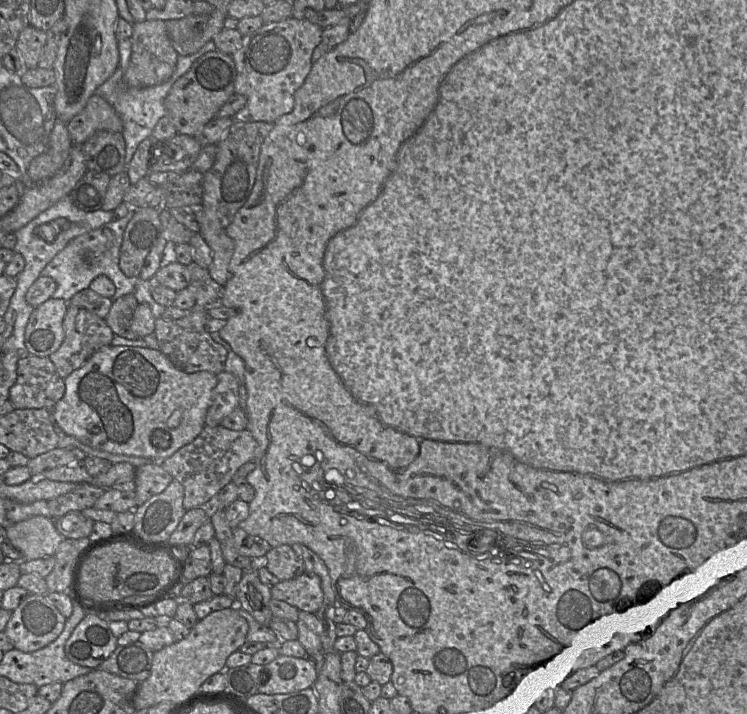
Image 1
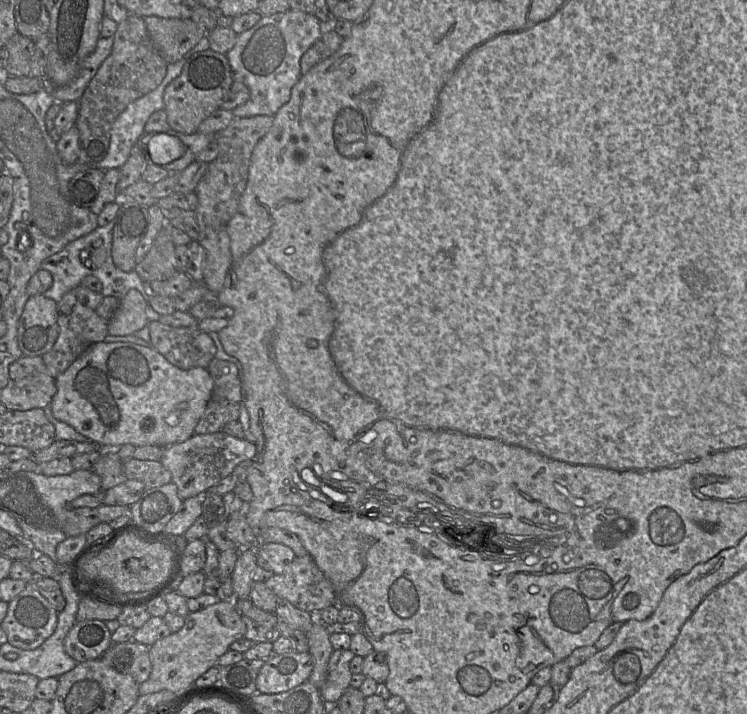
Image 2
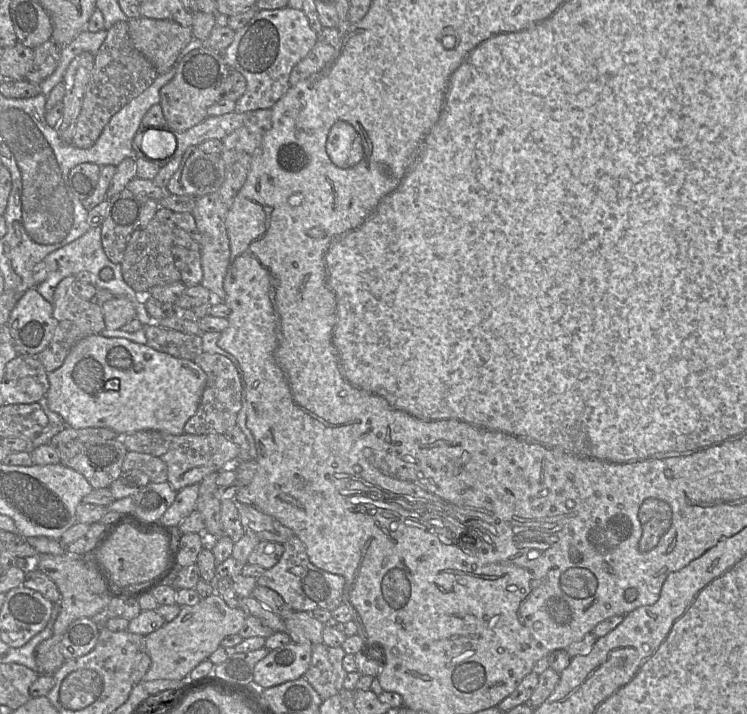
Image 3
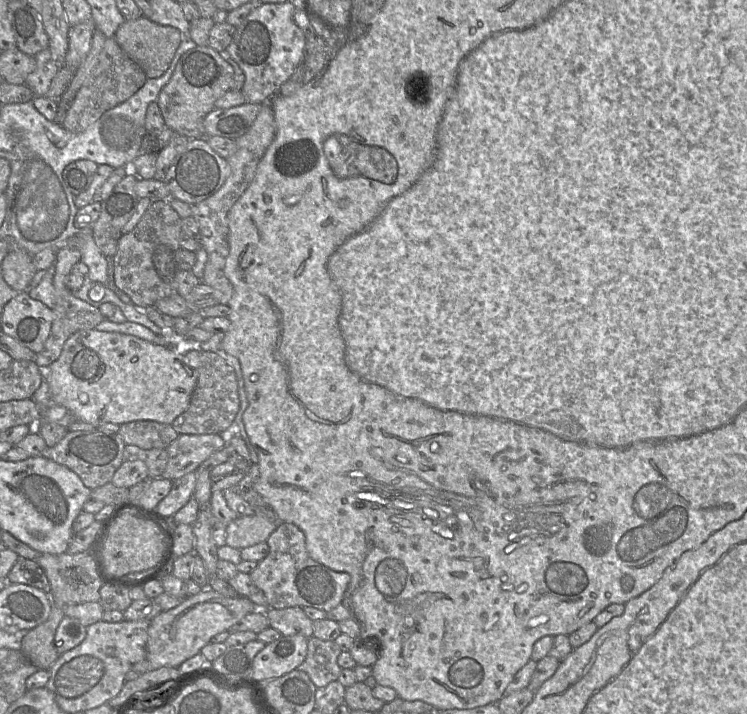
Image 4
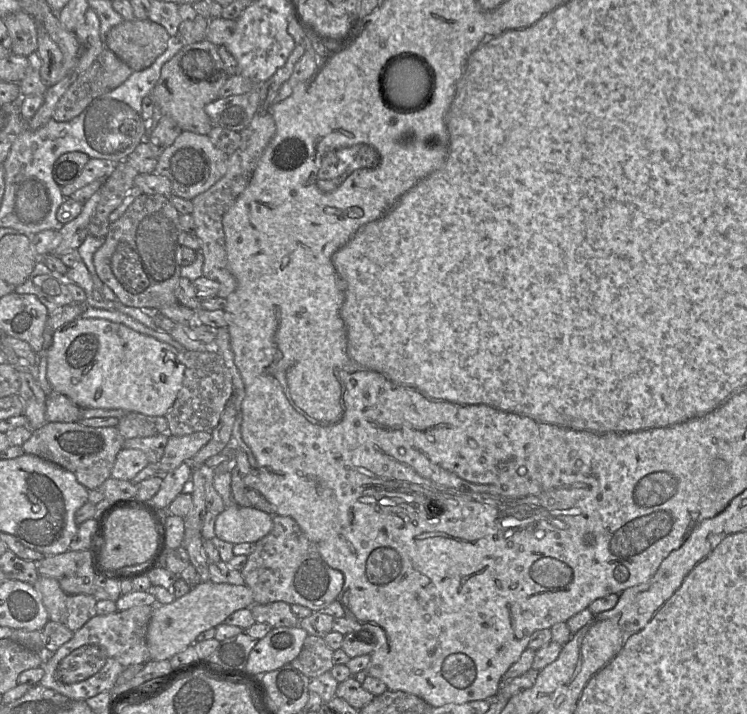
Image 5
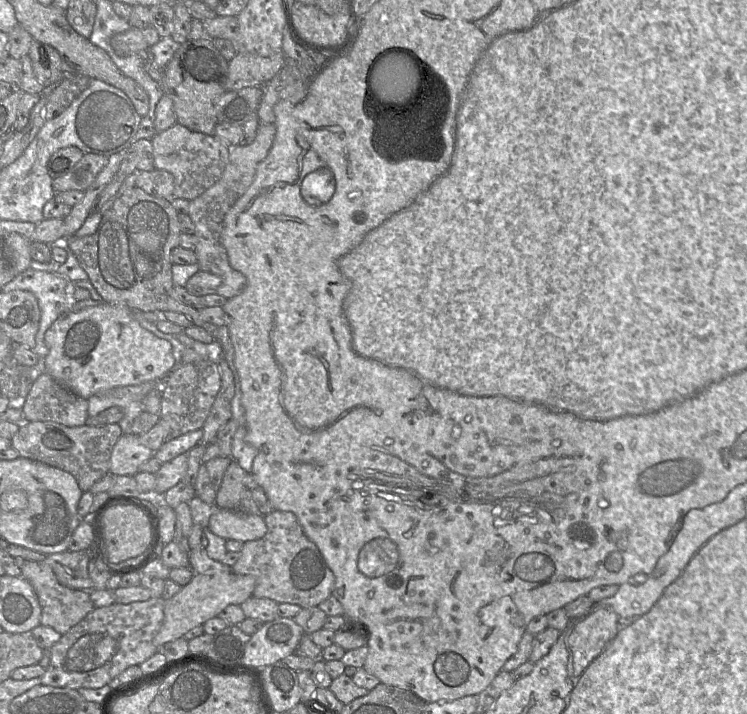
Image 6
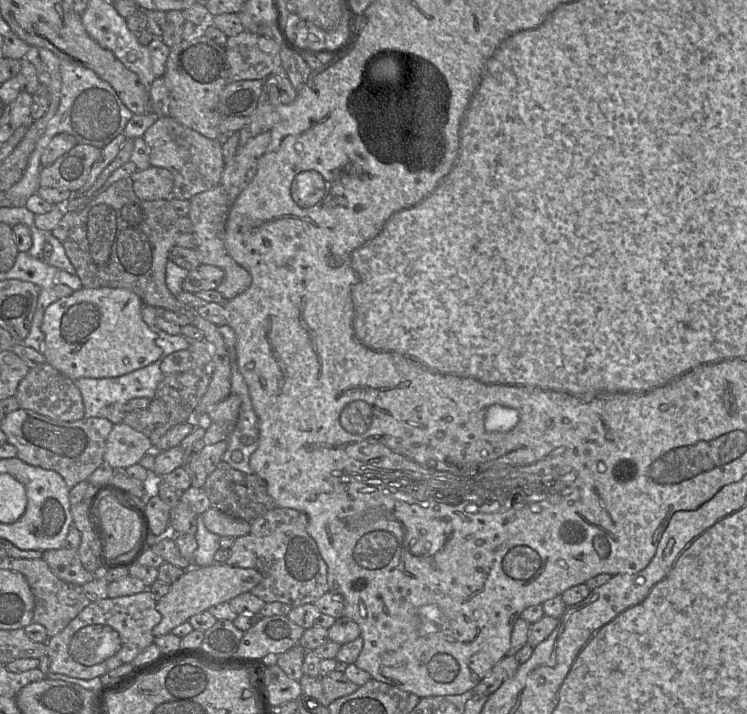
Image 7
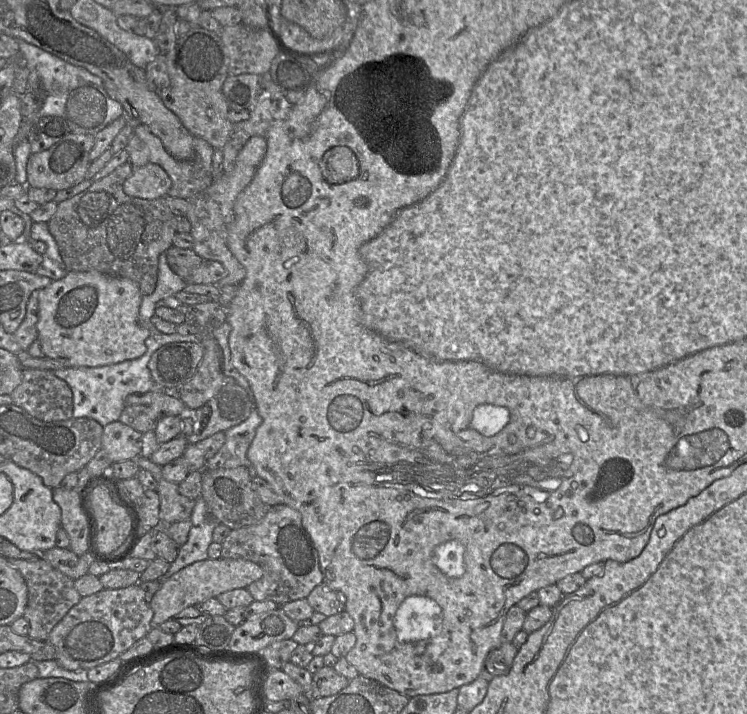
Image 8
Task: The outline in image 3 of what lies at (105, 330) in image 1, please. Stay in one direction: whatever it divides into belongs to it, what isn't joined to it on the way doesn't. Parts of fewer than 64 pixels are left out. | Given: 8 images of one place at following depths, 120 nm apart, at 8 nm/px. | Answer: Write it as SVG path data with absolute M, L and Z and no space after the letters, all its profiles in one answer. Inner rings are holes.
M75 276L62 279L54 292L52 306L55 331L49 345L36 356L47 373L55 371L63 364L77 342L90 335L99 335L106 328L102 308L94 301L85 300L75 293L73 289L75 280Z

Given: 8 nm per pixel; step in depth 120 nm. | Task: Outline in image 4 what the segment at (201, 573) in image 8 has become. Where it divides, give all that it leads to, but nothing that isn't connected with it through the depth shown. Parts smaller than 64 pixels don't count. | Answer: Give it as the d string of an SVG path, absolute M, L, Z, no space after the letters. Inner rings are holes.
M204 588L198 594L182 600L173 609L161 611L148 624L146 659L150 670L179 667L184 661L200 653L204 646L212 642L214 636L230 632L234 624L256 609L254 603L246 597L229 598Z

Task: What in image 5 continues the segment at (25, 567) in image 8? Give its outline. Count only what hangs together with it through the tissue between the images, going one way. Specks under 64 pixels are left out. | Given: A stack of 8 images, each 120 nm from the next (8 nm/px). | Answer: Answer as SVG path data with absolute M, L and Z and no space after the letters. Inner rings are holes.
M40 576L33 586L40 594L49 620L60 623L73 632L96 615L97 600L93 595L67 594L55 579L45 576Z

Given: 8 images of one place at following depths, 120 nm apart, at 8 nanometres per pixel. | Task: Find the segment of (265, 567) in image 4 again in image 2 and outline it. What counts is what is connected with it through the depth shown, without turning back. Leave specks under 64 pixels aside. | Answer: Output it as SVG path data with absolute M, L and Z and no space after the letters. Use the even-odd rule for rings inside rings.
M310 555L295 557L281 574L273 574L265 585L276 597L311 614L335 605L333 586Z

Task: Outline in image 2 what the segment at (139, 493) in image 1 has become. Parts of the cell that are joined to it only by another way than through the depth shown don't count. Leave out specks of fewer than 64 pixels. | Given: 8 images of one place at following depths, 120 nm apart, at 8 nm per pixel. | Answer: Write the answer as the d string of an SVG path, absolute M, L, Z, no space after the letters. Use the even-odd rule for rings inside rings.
M133 457L124 462L124 473L127 479L142 482L145 490L172 482L171 473L160 461L137 460Z

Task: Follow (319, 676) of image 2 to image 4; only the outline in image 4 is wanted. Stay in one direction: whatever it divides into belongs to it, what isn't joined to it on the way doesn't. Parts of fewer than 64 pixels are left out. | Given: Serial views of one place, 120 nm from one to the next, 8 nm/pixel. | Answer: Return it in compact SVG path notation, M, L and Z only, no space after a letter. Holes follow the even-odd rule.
M302 607L269 608L263 611L269 626L281 635L302 635L307 639L313 636L313 621L306 616Z

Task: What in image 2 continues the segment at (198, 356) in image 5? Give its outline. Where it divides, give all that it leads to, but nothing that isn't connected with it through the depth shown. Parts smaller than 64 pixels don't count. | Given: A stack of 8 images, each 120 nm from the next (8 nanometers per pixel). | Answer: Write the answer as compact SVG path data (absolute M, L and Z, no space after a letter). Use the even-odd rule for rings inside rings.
M214 358L208 365L207 371L213 380L213 390L207 407L195 427L195 434L212 434L220 432L232 421L237 421L240 415L241 383L236 365L230 361Z

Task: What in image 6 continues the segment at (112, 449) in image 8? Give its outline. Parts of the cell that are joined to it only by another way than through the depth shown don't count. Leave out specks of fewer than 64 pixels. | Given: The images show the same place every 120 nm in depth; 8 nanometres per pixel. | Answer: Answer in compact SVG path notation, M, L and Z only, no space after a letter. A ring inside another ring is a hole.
M123 433L113 447L110 472L115 476L134 476L139 467L153 457L153 452L140 443L138 435Z

